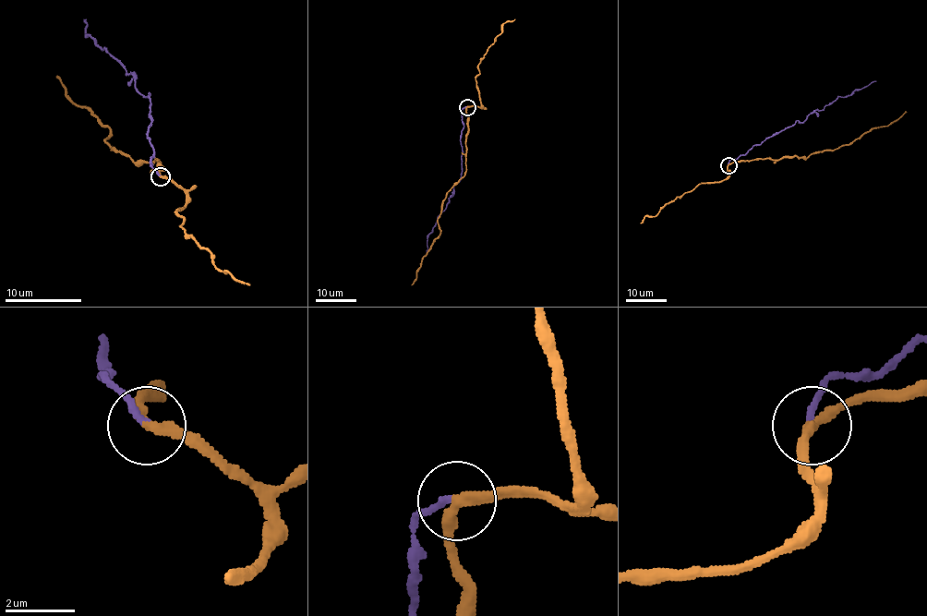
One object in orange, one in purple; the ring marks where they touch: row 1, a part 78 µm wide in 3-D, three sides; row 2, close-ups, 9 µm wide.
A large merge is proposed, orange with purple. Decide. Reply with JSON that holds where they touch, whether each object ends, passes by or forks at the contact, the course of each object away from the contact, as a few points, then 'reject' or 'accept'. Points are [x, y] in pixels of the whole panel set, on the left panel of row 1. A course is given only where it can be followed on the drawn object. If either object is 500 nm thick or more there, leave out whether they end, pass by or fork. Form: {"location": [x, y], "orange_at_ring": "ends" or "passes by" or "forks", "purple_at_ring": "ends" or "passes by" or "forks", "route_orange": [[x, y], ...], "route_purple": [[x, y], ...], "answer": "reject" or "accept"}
{"location": [160, 176], "orange_at_ring": "passes by", "purple_at_ring": "ends", "route_orange": [[160, 175], [156, 161], [135, 163], [114, 149], [106, 141], [110, 130], [66, 96], [56, 75]], "route_purple": [[160, 175], [148, 139], [150, 94], [144, 96], [133, 73], [85, 32], [83, 19]], "answer": "reject"}

